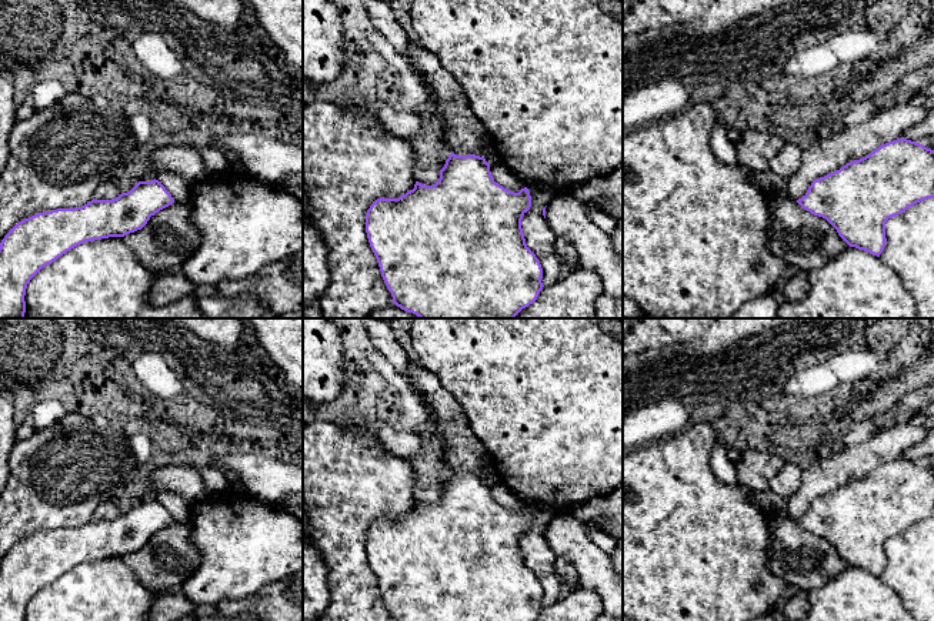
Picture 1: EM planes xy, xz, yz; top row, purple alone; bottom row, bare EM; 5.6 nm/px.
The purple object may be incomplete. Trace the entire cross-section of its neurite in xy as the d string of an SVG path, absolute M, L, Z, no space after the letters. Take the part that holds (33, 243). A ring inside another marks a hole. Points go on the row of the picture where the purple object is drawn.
M159 180L139 181L113 200L91 200L81 207L43 211L19 221L0 243L0 318L24 318L26 288L46 266L71 248L109 237L124 237L141 230L151 216L174 203Z

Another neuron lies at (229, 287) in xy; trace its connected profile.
M303 251L264 266L243 280L224 280L216 286L216 296L230 297L254 291L276 315L298 310L303 304Z

